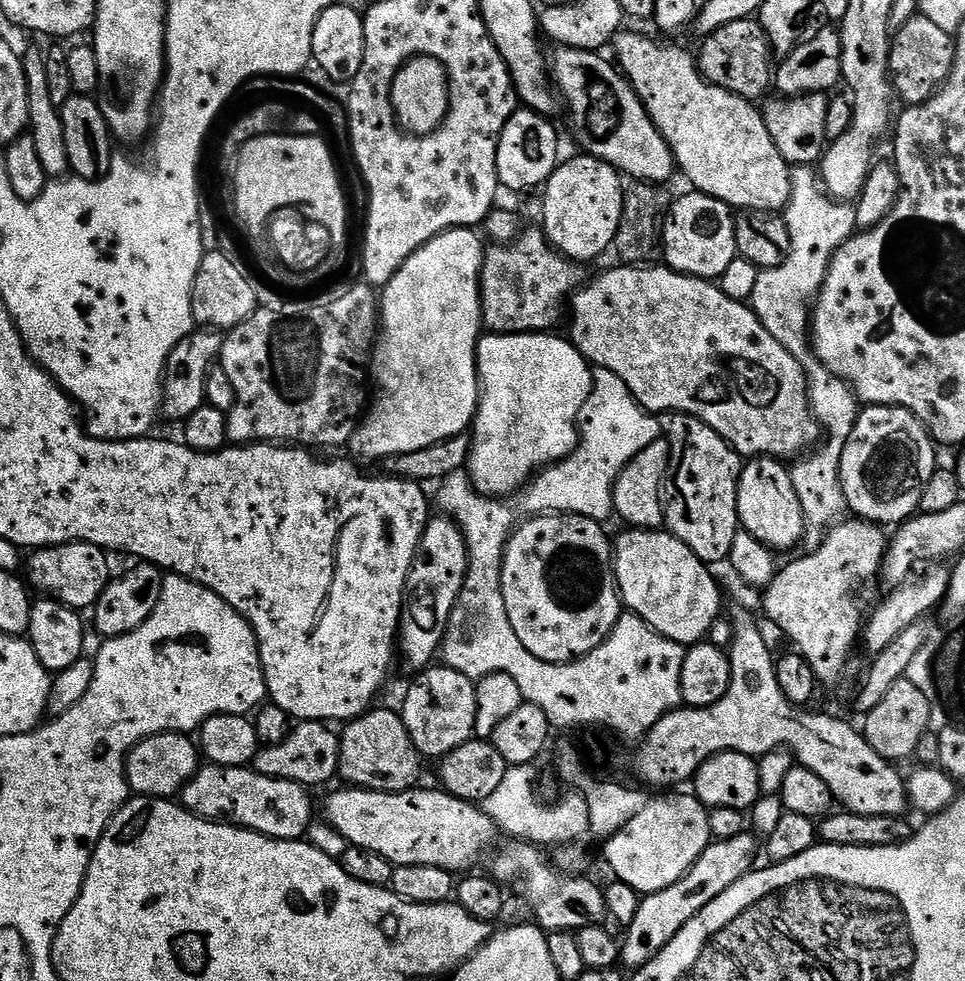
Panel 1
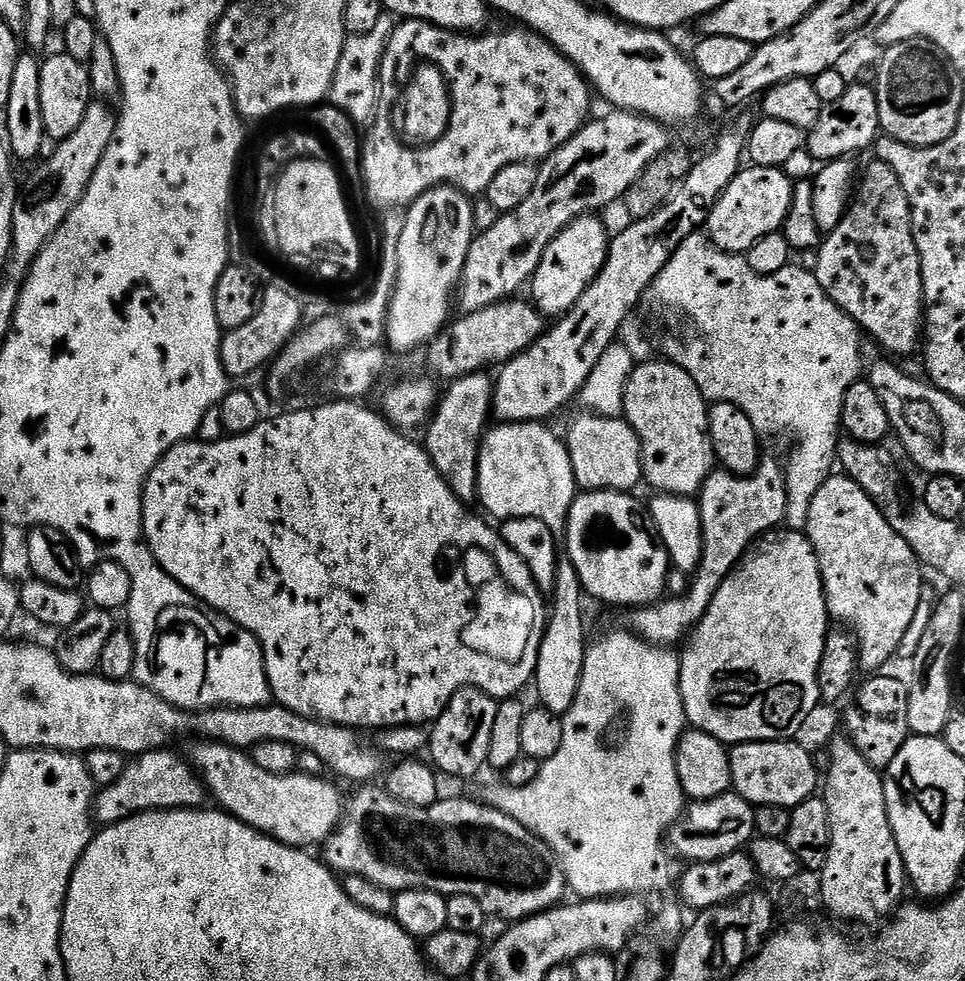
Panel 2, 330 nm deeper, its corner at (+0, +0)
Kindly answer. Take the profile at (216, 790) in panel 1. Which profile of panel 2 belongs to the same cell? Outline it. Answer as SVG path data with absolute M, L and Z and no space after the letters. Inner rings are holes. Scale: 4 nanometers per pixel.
M172 750L141 752L124 765L118 782L99 789L95 793L91 813L95 823L100 826L117 824L137 812L157 810L196 810L206 800L204 781L196 774L187 759L175 756Z

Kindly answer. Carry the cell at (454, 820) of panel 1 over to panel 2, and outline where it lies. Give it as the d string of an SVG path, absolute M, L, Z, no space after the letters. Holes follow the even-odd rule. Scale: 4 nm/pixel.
M214 740L196 742L190 755L190 763L196 769L197 776L204 781L204 786L209 797L217 800L219 807L230 816L235 816L243 824L264 832L281 840L283 844L293 846L312 846L308 844L323 845L331 836L333 830L340 825L340 818L344 815L345 797L340 797L340 792L328 781L328 778L306 776L303 774L289 774L286 776L271 776L262 770L252 760L247 751L231 748L228 744L218 744Z

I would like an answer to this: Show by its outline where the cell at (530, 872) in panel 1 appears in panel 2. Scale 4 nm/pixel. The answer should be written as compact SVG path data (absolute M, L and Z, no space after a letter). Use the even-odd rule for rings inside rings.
M376 786L357 787L360 789L352 797L350 795L347 797L344 815L340 818L340 825L333 830L331 836L322 845L322 851L324 851L322 859L333 872L344 876L358 874L362 878L370 878L370 882L374 882L394 894L402 890L414 890L415 888L441 892L446 897L454 894L470 894L470 898L478 898L478 902L482 902L482 910L486 915L490 918L501 916L502 919L508 920L504 922L515 922L525 920L527 916L537 916L539 912L547 912L549 908L557 907L565 899L566 881L564 871L561 870L560 863L556 860L554 853L544 845L544 841L535 832L526 830L526 826L522 826L514 818L499 812L497 808L491 807L484 802L475 804L472 800L444 800L444 798L437 799L436 803L431 804L428 808L415 808L409 804L398 802L383 787L372 787Z

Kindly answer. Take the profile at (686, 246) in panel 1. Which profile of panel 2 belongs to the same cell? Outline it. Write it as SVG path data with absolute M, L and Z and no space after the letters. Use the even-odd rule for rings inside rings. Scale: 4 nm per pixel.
M745 167L710 210L706 235L724 254L746 254L762 238L781 231L788 217L794 181L784 168Z

